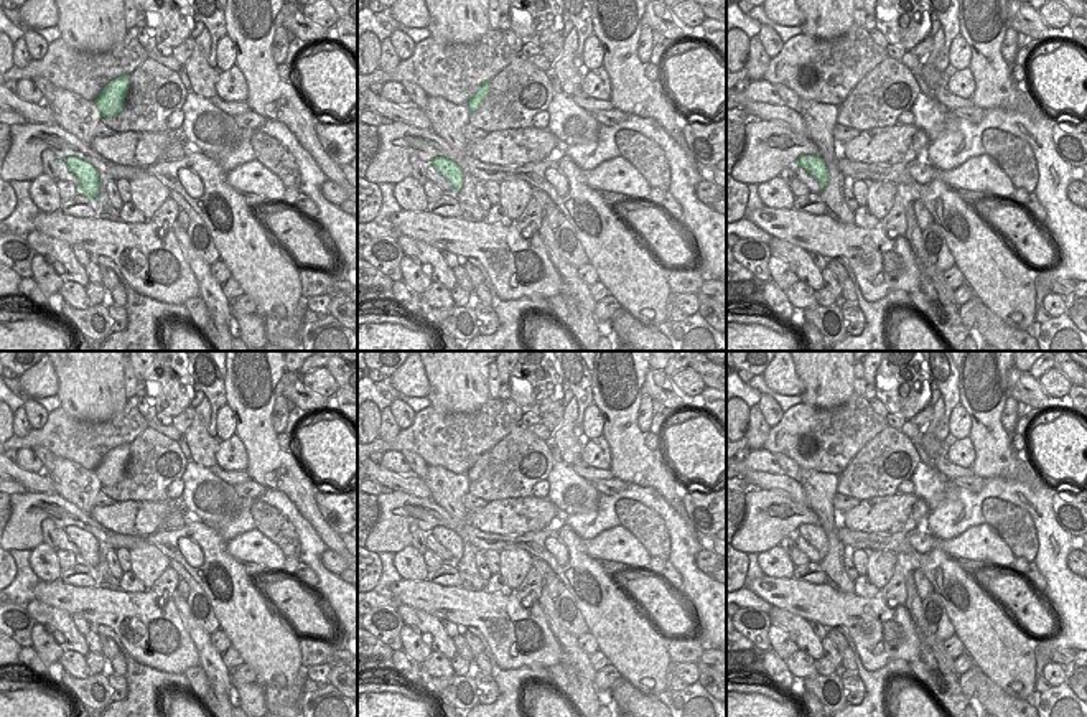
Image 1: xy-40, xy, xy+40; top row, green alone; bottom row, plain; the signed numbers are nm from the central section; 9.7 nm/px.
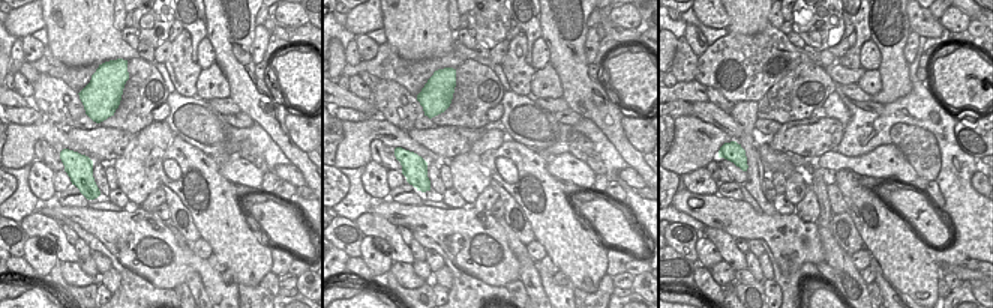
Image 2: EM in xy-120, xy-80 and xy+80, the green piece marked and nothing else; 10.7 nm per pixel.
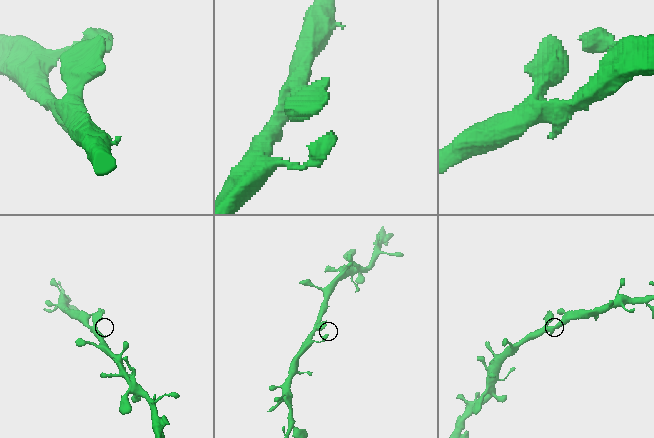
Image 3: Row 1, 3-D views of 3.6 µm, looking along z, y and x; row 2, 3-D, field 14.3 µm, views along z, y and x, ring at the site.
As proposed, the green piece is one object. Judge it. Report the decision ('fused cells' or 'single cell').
single cell

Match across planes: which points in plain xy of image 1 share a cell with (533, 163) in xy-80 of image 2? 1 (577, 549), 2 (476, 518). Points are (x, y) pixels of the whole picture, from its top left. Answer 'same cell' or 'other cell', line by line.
1: same cell
2: other cell

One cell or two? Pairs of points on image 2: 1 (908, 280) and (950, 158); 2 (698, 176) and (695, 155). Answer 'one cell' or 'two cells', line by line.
1: two cells
2: two cells

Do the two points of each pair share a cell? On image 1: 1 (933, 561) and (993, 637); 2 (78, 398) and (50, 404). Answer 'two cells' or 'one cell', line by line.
1: one cell
2: two cells

